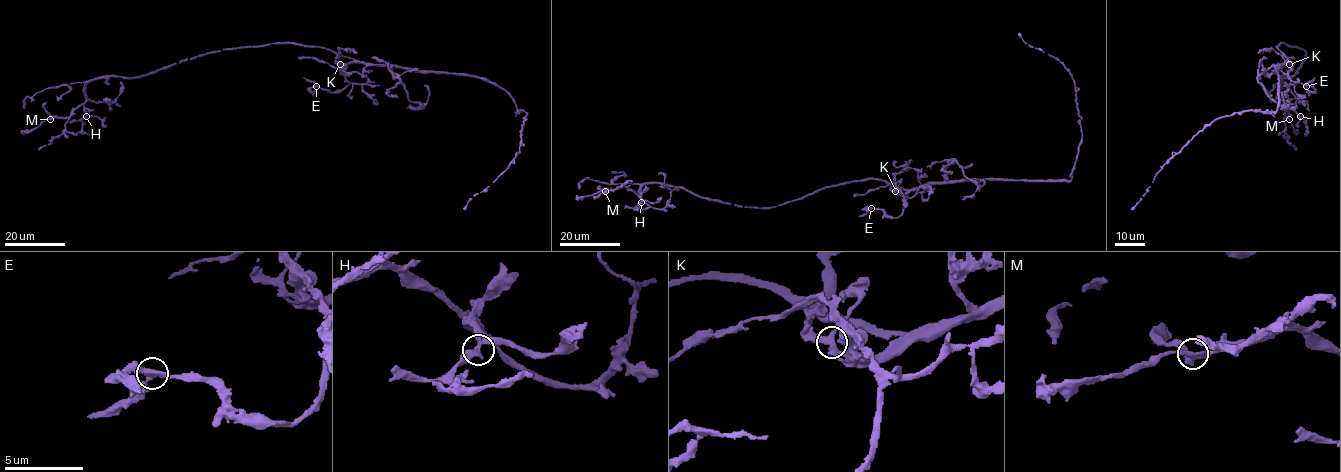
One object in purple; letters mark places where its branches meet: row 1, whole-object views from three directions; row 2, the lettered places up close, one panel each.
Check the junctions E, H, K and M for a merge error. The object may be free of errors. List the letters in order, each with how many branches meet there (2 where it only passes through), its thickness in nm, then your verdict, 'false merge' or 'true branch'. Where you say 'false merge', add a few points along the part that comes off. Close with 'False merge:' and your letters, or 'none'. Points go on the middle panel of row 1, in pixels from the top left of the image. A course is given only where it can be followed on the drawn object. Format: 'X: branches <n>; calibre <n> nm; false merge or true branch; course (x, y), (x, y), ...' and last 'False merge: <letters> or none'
E: branches 3; calibre 400 nm; true branch
H: branches 3; calibre 320 nm; true branch
K: branches 3; calibre 280 nm; true branch
M: branches 3; calibre 320 nm; true branch
False merge: none

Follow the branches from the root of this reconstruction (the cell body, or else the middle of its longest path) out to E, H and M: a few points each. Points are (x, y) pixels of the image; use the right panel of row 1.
E: (1287, 57), (1292, 66), (1288, 77), (1315, 90), (1310, 92), (1306, 86)
H: (1287, 57), (1277, 48), (1281, 43), (1306, 52), (1296, 72), (1281, 78), (1296, 99), (1295, 112), (1300, 117)
M: (1287, 57), (1277, 48), (1281, 43), (1306, 52), (1296, 72), (1281, 78), (1296, 99), (1285, 111), (1289, 119)

